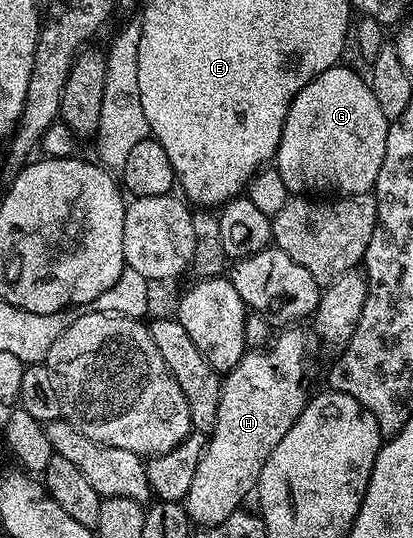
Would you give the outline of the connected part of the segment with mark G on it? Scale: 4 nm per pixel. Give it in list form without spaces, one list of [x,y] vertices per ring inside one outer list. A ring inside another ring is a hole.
[[[345,66],[319,73],[319,77],[299,89],[291,109],[287,109],[275,166],[283,185],[294,196],[321,193],[317,191],[326,191],[329,197],[367,195],[377,184],[391,121],[383,117],[366,76],[356,75]]]

